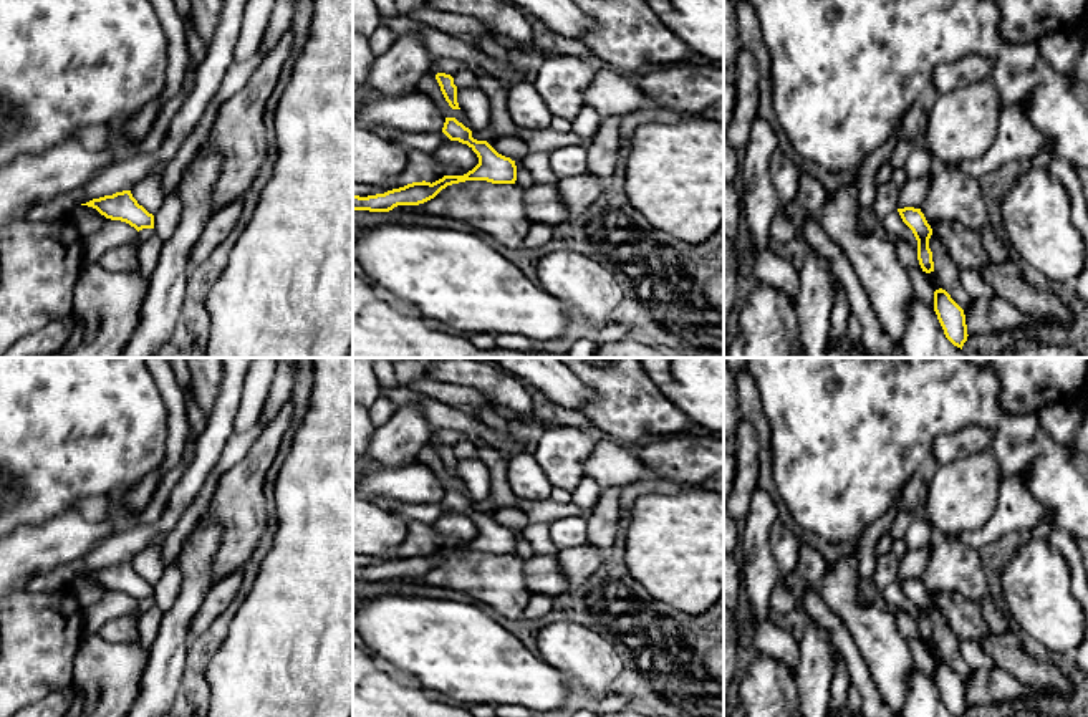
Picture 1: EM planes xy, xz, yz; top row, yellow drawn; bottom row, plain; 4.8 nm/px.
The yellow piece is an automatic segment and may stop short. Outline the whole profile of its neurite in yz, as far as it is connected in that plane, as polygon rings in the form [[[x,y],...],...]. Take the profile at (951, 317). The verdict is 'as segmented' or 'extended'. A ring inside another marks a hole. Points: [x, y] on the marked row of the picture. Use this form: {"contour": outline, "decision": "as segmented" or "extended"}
{"contour": [[[939,288],[934,291],[934,311],[946,338],[954,346],[962,349],[969,336],[964,310],[951,298],[946,290]]], "decision": "as segmented"}

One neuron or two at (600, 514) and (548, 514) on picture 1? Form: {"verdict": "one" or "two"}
{"verdict": "two"}

